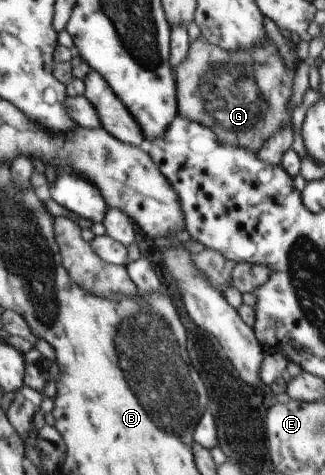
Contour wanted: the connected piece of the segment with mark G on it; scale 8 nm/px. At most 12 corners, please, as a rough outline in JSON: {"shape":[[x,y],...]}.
{"shape":[[202,37],[174,71],[180,117],[259,153],[292,127],[294,70],[269,41]]}

